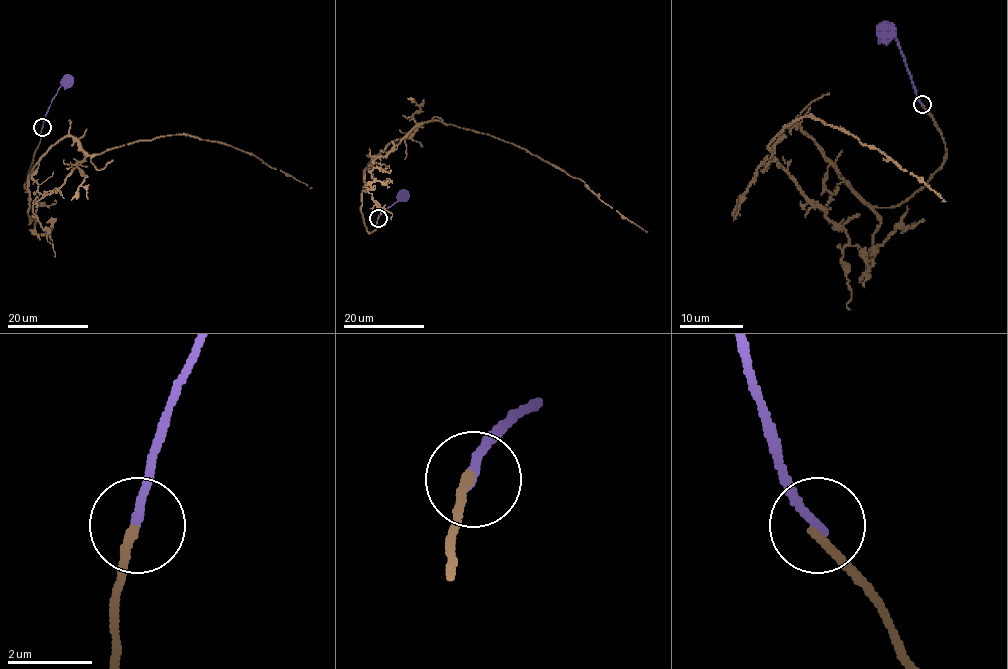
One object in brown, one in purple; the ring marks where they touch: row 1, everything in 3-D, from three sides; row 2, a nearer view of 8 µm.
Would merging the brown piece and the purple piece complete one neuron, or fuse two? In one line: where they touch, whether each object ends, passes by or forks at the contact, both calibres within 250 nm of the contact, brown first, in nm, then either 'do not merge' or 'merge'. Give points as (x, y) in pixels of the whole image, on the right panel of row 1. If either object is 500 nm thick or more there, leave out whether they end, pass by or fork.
place (922, 104); brown ends; purple ends; calibres 220 and 200 nm; do not merge

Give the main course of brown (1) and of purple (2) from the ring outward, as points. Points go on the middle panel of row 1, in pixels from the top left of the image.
1: (378, 217), (370, 233), (361, 209), (369, 163), (424, 121), (436, 120), (523, 148), (584, 182), (647, 231)
2: (378, 218), (402, 194)

